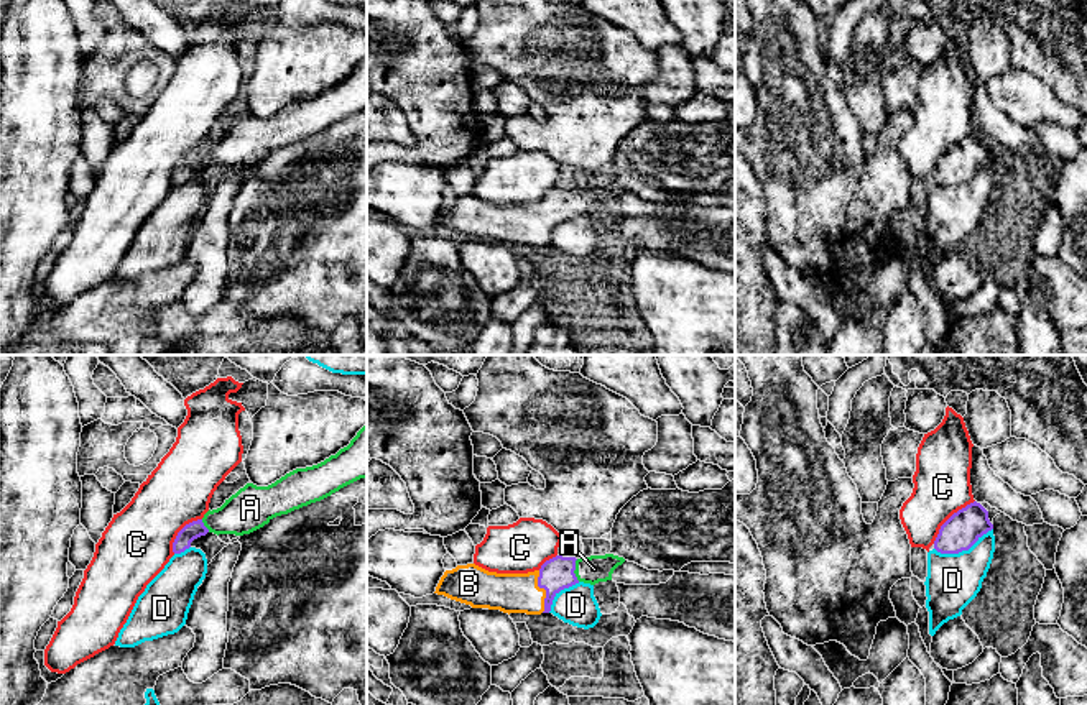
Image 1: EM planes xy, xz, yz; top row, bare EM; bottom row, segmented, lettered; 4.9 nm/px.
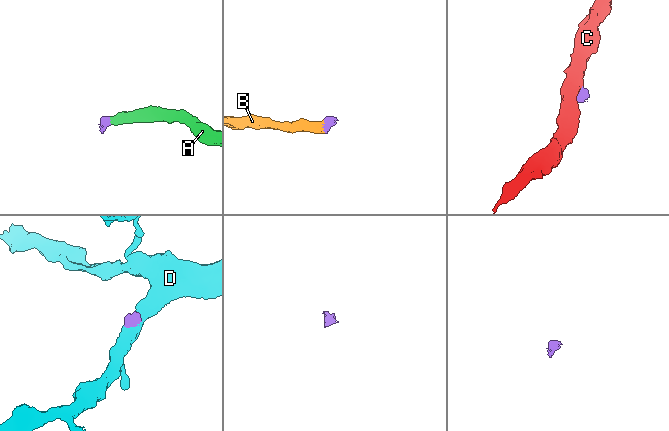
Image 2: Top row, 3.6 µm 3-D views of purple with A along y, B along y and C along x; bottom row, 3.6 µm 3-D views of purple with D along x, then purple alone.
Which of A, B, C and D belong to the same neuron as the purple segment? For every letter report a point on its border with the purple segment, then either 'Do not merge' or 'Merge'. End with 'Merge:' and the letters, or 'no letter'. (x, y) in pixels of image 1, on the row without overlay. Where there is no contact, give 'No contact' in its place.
A: Touches purple at xz (574, 201). Merge
B: Touches purple at xz (545, 221). Merge
C: Touches purple at yz (949, 150). Do not merge
D: Touches purple at yz (962, 181). Do not merge
Merge: A, B

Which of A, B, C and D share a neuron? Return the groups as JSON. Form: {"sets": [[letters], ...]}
{"sets": [["A", "B"], ["C"], ["D"]]}

